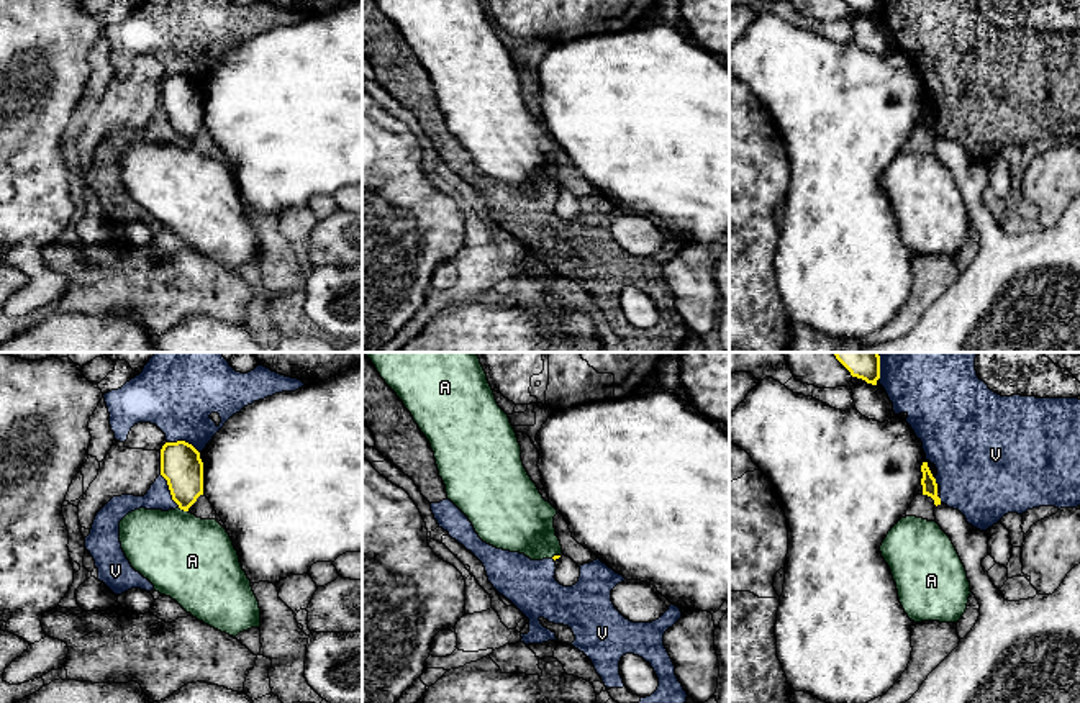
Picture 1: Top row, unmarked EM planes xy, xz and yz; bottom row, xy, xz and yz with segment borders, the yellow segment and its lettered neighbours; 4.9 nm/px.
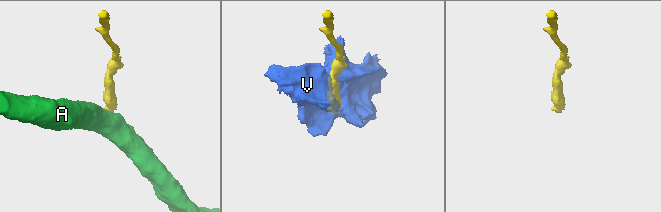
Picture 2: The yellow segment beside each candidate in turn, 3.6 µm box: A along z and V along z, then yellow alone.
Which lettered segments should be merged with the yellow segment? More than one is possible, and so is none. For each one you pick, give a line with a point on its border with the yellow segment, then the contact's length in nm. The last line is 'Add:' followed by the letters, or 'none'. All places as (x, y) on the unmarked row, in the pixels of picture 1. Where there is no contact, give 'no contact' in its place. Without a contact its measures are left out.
Add: none

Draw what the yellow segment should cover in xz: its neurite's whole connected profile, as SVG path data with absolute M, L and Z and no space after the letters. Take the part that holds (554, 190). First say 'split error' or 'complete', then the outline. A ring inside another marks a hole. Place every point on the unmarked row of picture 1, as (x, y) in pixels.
split error | M554 188L556 195L556 213L564 220L572 220L579 215L580 200L567 188Z

